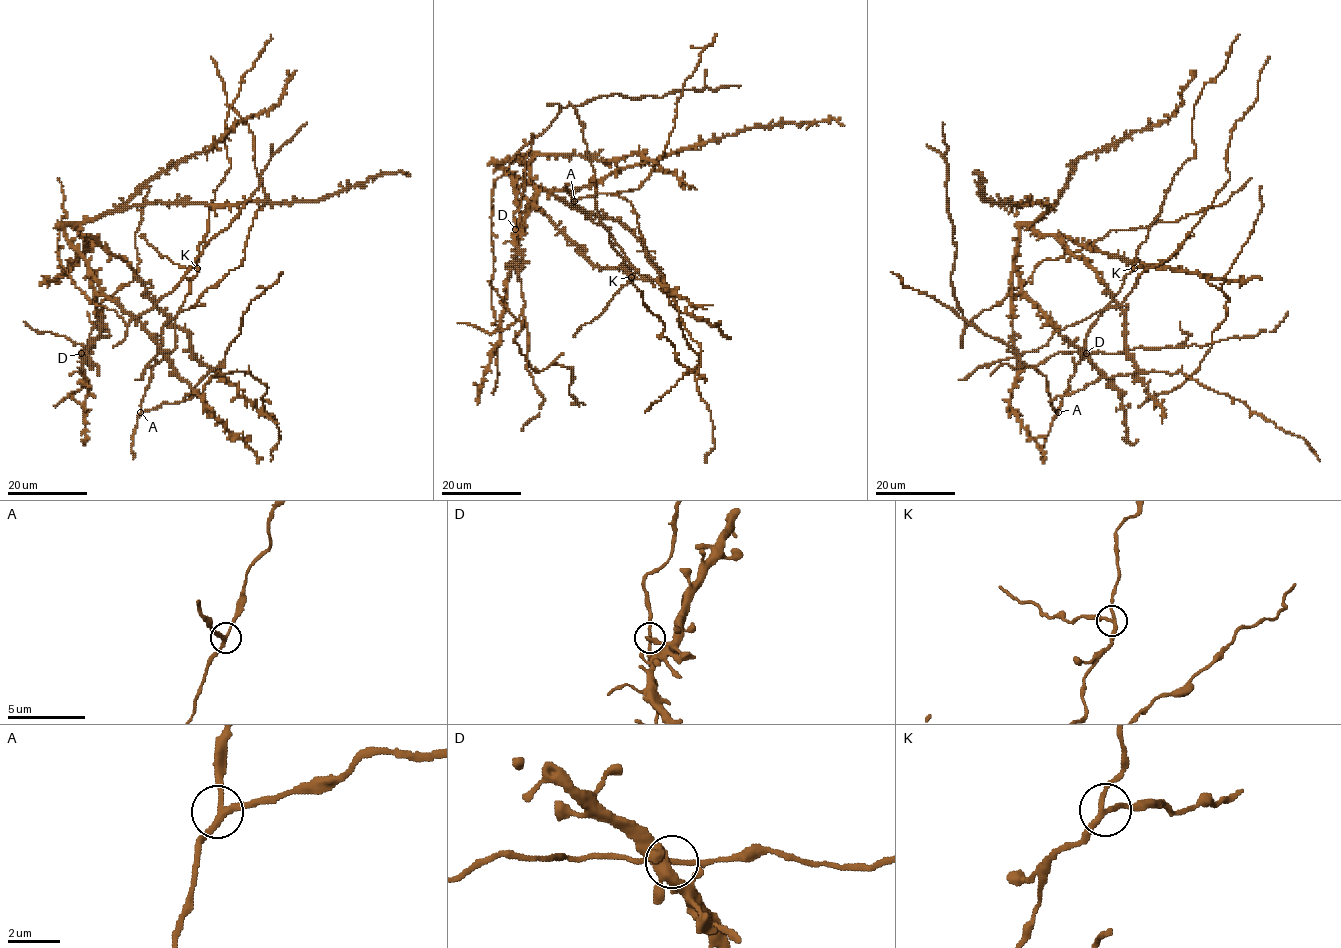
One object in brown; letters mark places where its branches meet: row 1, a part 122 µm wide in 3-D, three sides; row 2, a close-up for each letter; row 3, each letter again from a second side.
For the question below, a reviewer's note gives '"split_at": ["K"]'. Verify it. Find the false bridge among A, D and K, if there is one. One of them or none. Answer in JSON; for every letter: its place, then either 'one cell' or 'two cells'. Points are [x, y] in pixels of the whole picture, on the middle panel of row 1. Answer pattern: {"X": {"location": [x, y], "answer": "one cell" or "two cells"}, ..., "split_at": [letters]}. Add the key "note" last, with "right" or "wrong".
{"A": {"location": [574, 201], "answer": "one cell"}, "D": {"location": [515, 229], "answer": "one cell"}, "K": {"location": [631, 277], "answer": "two cells"}, "split_at": ["K"], "note": "right"}

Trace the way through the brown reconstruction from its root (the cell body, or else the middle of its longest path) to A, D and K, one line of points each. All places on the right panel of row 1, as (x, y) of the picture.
A: (1125, 331), (1125, 351), (1135, 363), (1136, 374), (1102, 377), (1069, 395), (1057, 396), (1051, 405), (1058, 412)
D: (1125, 331), (1125, 313), (1096, 270), (1056, 237), (1024, 225), (1015, 262), (1020, 287), (1059, 332), (1086, 353)
K: (1125, 331), (1125, 351), (1136, 374), (1102, 377), (1057, 396), (1051, 403), (1056, 411), (1090, 328), (1133, 268)

